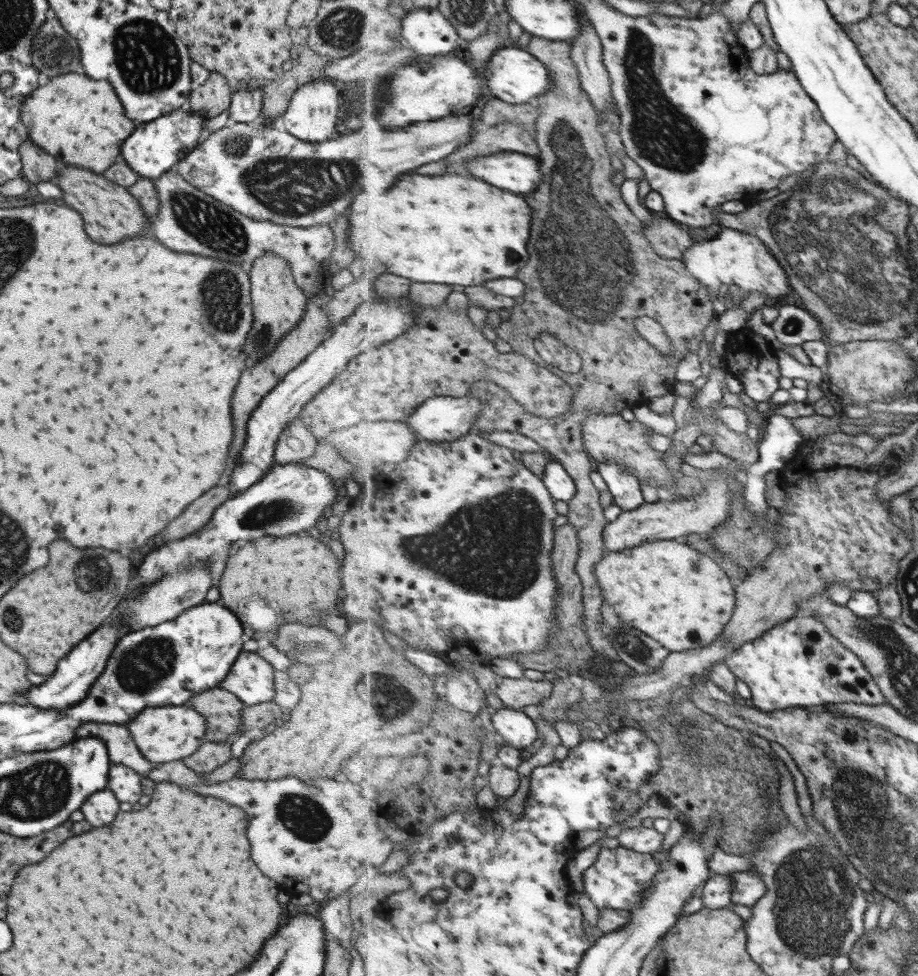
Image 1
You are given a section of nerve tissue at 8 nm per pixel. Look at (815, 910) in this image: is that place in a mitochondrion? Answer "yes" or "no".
yes

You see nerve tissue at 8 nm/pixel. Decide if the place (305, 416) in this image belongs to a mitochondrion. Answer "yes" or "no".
no

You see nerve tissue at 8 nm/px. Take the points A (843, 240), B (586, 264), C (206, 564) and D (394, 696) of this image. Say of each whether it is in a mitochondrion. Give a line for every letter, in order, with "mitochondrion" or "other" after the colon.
A: mitochondrion
B: mitochondrion
C: other
D: mitochondrion

